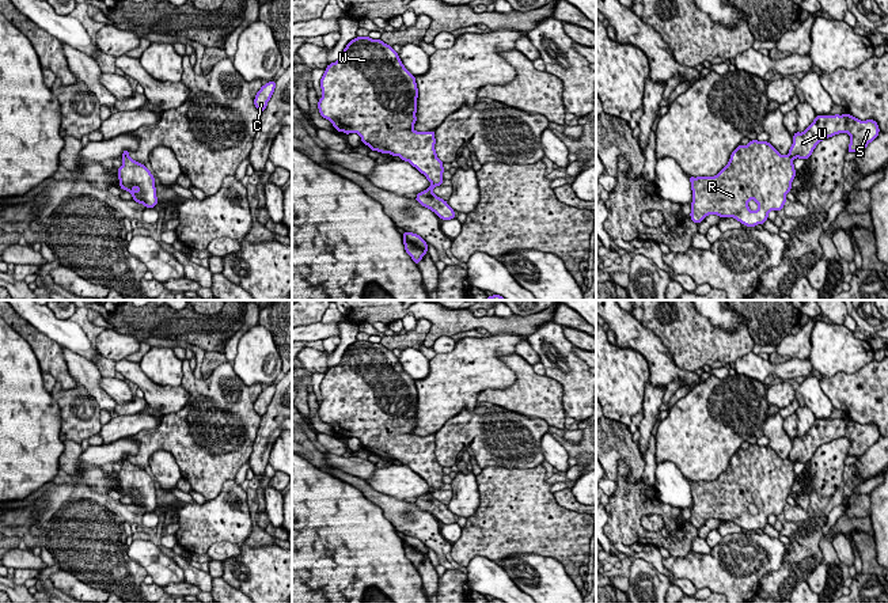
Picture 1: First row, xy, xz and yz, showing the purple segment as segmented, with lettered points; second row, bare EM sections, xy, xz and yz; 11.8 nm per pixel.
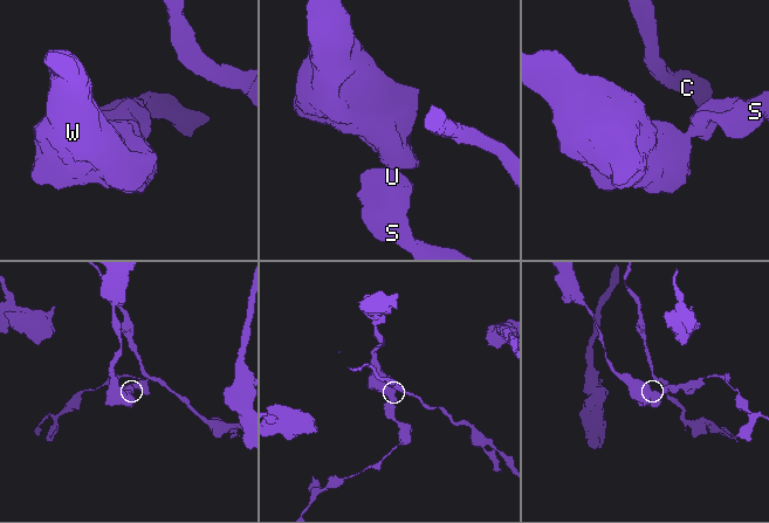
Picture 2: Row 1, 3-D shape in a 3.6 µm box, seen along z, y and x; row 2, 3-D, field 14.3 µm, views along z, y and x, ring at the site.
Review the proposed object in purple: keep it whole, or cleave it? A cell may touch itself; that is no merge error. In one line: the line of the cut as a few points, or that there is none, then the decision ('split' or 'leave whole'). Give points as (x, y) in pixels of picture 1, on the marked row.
cut in yz along (789, 154), (792, 159); split

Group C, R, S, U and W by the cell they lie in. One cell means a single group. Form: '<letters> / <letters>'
C S U / R W

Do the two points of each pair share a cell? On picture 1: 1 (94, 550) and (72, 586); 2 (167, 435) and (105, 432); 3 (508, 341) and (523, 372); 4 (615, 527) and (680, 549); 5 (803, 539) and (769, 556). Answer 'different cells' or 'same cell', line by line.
1: different cells
2: different cells
3: different cells
4: same cell
5: different cells

